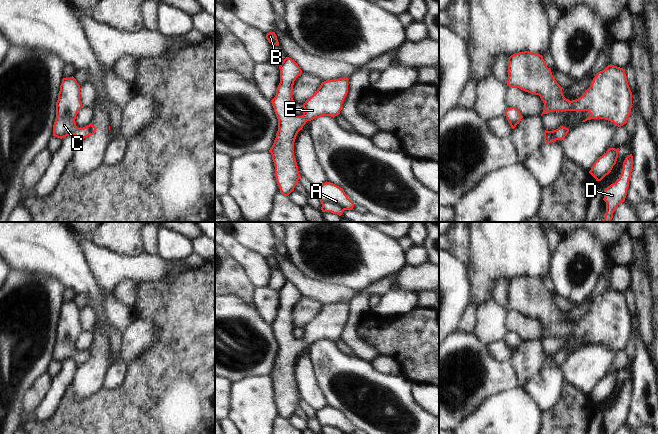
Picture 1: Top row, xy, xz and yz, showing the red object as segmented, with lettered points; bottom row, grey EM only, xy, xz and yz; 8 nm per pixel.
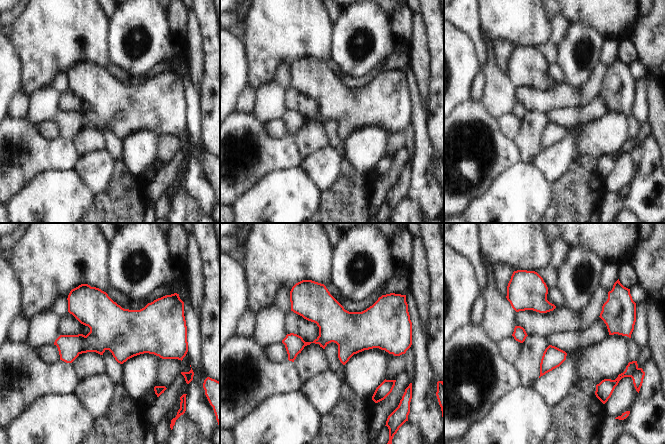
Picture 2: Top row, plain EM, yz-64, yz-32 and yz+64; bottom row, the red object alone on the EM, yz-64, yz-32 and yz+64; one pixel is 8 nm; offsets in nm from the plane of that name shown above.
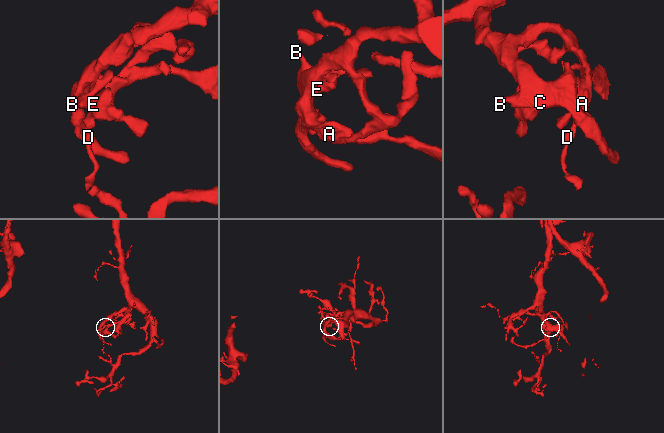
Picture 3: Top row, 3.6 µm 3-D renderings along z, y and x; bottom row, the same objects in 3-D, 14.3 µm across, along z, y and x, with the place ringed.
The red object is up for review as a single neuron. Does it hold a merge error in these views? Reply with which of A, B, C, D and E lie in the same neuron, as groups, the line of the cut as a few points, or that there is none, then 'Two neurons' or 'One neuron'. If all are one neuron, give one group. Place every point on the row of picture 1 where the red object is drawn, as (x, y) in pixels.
Groups: A B C D E. No split. One neuron.

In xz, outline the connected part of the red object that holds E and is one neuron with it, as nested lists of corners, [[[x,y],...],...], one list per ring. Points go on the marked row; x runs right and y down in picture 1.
[[[286,57],[279,66],[280,83],[275,97],[271,100],[278,119],[278,131],[269,152],[275,166],[276,182],[280,193],[288,196],[301,178],[294,156],[296,136],[307,121],[322,116],[335,117],[340,114],[342,103],[348,93],[348,78],[327,80],[321,83],[317,91],[303,104],[302,116],[296,116],[292,108],[293,85],[302,70],[298,64]]]

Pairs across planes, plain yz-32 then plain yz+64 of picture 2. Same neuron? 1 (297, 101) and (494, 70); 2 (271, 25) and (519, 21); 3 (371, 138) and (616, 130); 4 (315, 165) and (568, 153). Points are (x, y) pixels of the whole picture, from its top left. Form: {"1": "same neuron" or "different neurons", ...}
{"1": "different neurons", "2": "same neuron", "3": "same neuron", "4": "same neuron"}

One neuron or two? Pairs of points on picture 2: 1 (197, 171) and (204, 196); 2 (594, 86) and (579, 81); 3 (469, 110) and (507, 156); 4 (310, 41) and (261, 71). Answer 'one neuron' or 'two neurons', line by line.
1: one neuron
2: two neurons
3: one neuron
4: one neuron

